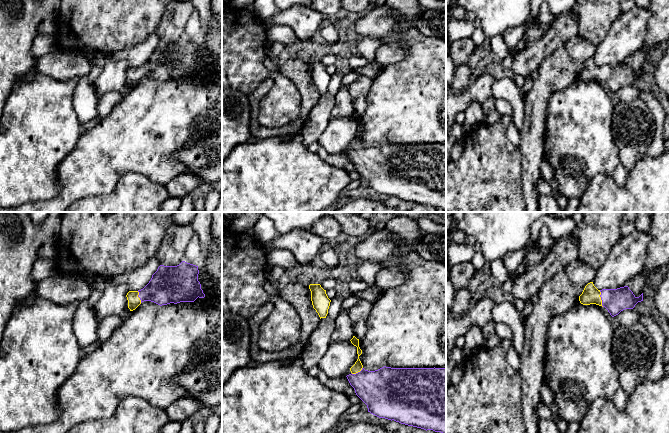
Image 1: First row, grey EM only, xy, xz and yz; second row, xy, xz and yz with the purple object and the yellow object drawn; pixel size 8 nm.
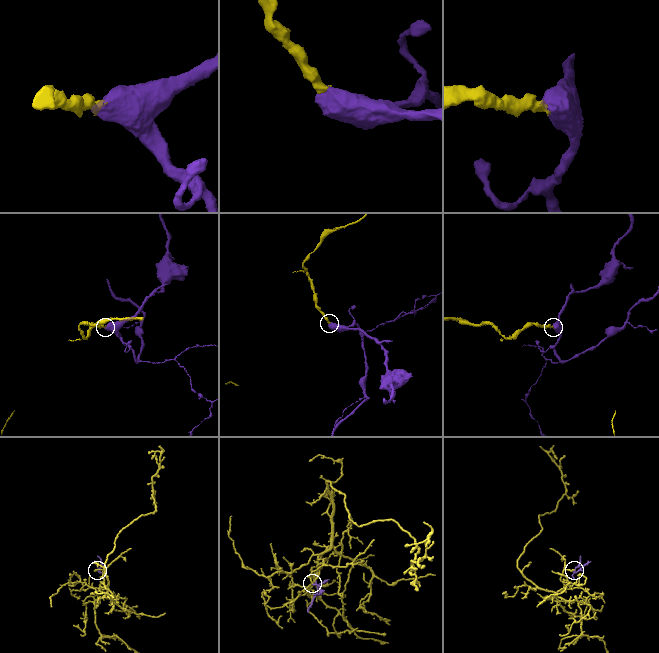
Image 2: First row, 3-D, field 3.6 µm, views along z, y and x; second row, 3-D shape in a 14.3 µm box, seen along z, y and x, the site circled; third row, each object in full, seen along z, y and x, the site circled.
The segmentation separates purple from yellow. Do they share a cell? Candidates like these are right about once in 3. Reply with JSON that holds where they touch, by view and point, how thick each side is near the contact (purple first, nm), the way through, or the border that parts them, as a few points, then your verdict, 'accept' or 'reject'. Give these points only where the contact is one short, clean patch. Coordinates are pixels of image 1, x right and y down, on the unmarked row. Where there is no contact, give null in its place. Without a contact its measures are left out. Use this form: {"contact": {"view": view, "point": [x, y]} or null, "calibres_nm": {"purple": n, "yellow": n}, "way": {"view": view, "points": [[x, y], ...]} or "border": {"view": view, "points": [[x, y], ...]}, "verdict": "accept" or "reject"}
{"contact": {"view": "yz", "point": [601, 74]}, "calibres_nm": {"purple": 190, "yellow": 140}, "way": {"view": "yz", "points": [[614, 76], [601, 74], [591, 71]]}, "verdict": "accept"}

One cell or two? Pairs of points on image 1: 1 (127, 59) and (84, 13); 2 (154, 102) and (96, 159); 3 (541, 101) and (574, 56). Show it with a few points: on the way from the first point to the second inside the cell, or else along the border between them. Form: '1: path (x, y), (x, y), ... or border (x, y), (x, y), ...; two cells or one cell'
1: border (141, 41), (106, 55); two cells
2: path (140, 116), (110, 146); one cell
3: path (541, 90), (563, 66); one cell

